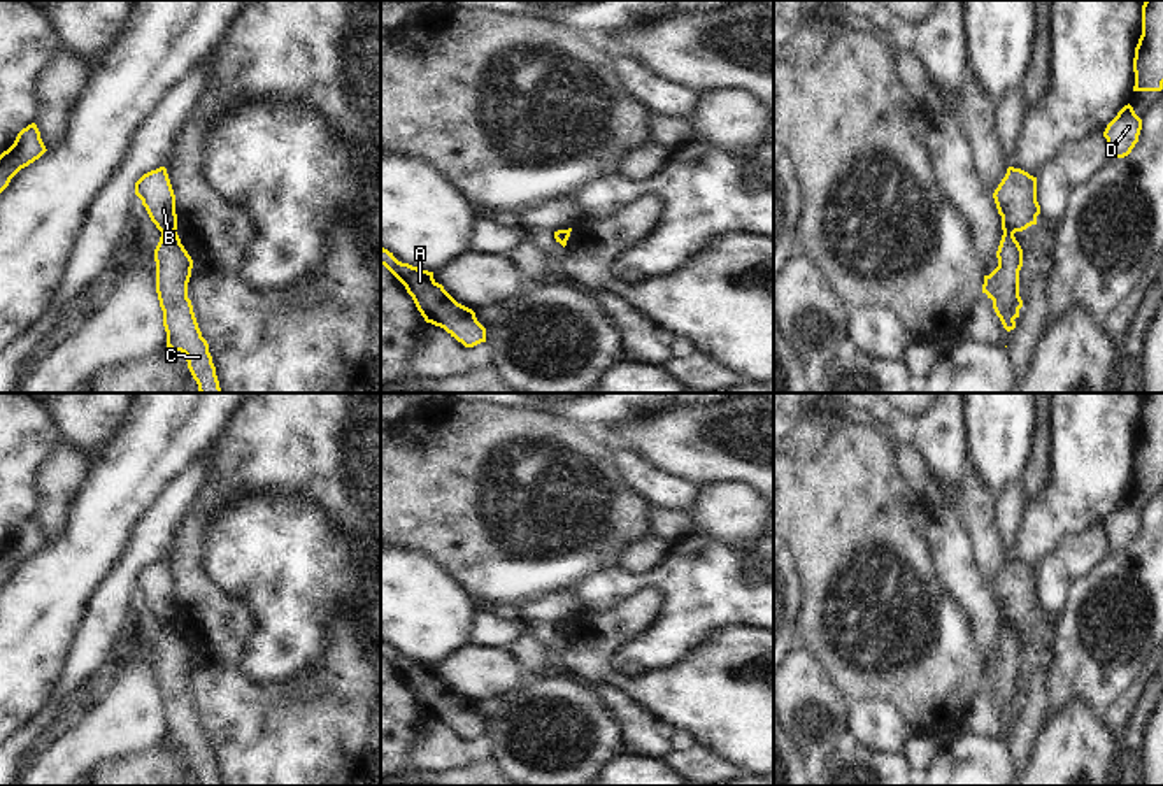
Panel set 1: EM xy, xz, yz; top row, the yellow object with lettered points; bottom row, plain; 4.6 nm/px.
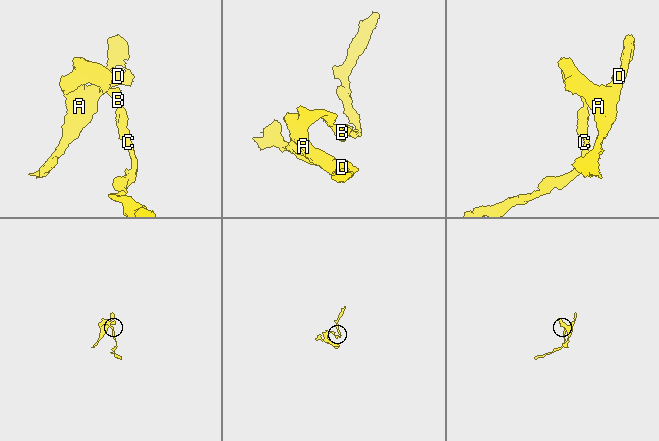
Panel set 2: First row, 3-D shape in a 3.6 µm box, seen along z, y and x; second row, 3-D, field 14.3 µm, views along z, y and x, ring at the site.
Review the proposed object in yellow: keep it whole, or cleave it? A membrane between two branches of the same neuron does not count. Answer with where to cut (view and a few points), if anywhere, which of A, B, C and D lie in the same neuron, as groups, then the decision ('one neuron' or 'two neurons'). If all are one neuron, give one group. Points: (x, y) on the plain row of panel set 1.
xy (174, 623), (162, 627) | A B D / C | two neurons

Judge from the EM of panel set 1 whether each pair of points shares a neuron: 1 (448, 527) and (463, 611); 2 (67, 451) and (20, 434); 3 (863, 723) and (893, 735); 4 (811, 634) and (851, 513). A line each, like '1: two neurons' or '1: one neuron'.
1: two neurons
2: two neurons
3: one neuron
4: one neuron

